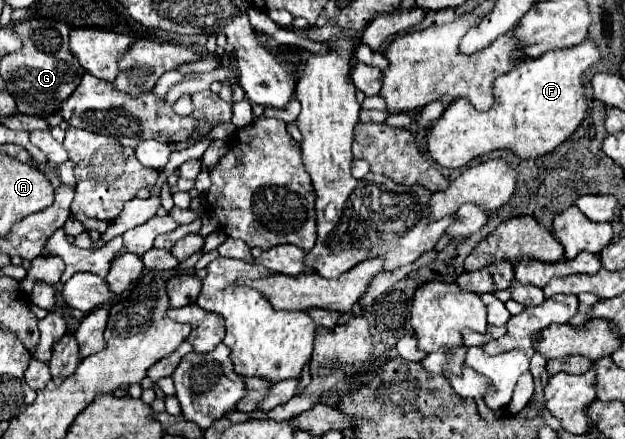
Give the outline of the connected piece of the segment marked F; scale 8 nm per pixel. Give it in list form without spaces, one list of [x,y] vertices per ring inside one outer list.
[[[586,39],[568,49],[548,51],[538,59],[526,59],[510,73],[498,77],[494,81],[496,103],[488,111],[476,111],[466,97],[456,99],[428,133],[426,147],[432,159],[442,167],[458,169],[478,155],[504,147],[522,159],[554,151],[584,121],[588,113],[582,87],[584,73],[602,57],[598,45]]]

